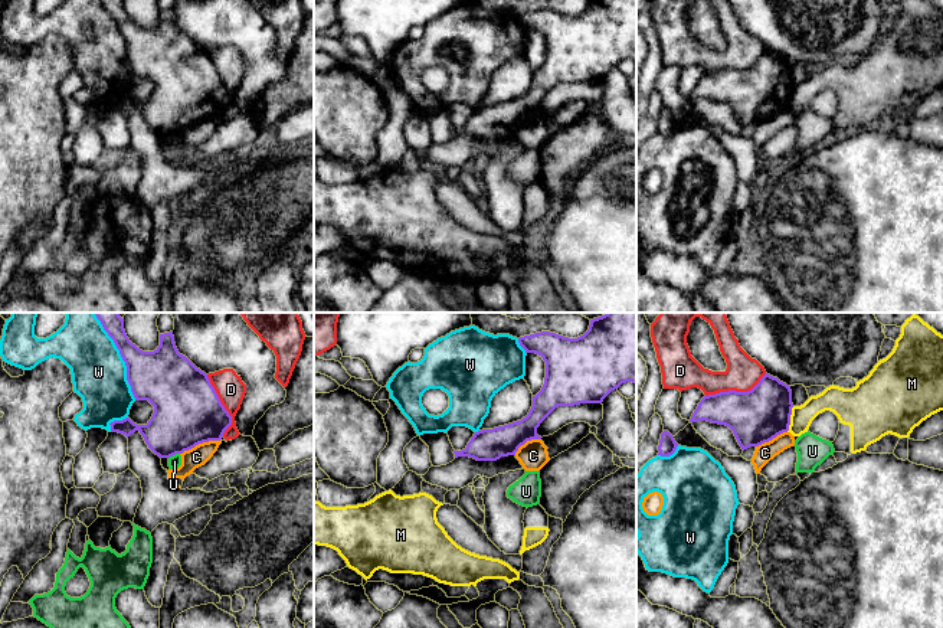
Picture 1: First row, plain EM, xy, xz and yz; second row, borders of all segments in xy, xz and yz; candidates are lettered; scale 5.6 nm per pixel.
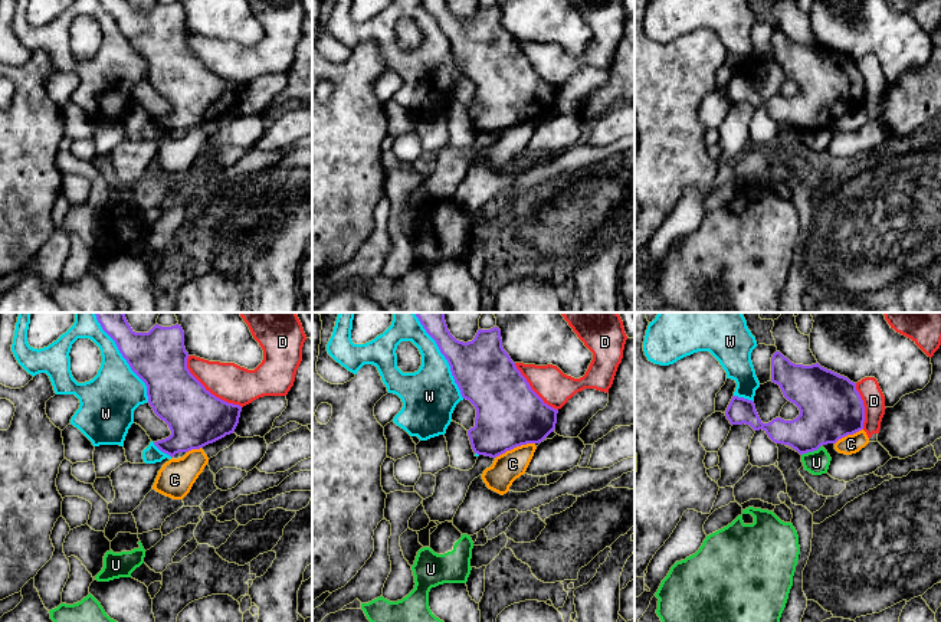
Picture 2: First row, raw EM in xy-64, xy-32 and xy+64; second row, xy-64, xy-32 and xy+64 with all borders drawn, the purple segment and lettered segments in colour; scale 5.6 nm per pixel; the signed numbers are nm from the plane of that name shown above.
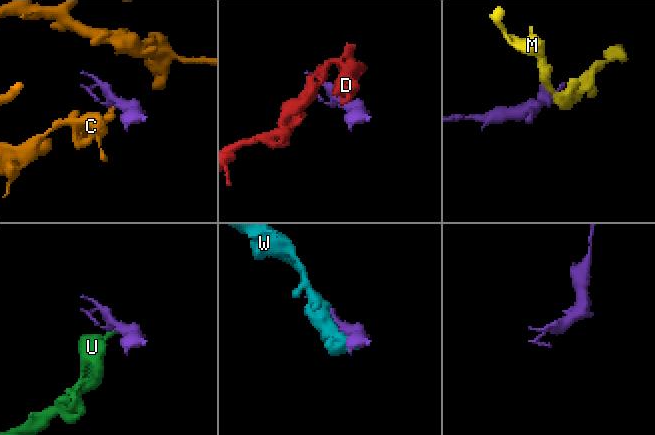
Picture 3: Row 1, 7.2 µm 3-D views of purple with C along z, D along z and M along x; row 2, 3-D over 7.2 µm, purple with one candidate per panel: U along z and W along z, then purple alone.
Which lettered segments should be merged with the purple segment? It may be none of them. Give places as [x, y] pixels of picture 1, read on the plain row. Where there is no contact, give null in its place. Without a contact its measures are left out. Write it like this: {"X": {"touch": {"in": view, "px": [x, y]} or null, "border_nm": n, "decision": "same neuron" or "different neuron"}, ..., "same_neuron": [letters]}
{"C": {"touch": {"in": "xy", "px": [200, 120]}, "border_nm": 240, "decision": "different neuron"}, "D": {"touch": {"in": "yz", "px": [734, 68]}, "border_nm": 360, "decision": "different neuron"}, "M": {"touch": {"in": "yz", "px": [789, 97]}, "border_nm": 150, "decision": "different neuron"}, "U": {"touch": {"in": "xy", "px": [173, 131]}, "border_nm": 70, "decision": "different neuron"}, "W": {"touch": {"in": "xy", "px": [124, 38]}, "border_nm": 480, "decision": "different neuron"}, "same_neuron": []}

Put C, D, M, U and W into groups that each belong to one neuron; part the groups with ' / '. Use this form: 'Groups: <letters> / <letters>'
Groups: C / D / M / U / W

